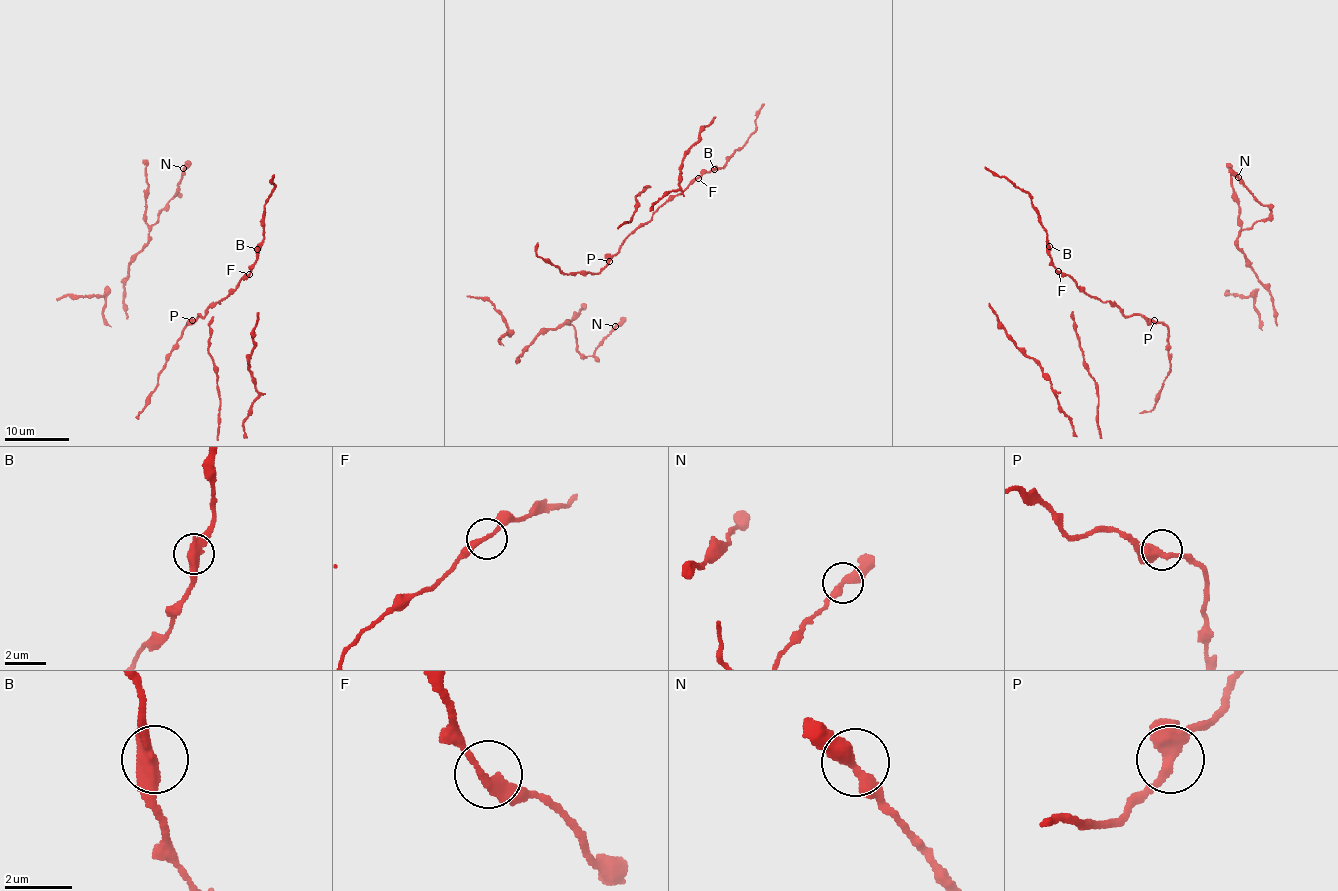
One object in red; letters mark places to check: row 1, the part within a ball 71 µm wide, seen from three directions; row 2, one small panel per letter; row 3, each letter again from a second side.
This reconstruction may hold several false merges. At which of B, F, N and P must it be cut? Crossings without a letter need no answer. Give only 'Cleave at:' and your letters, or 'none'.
Cleave at: none

